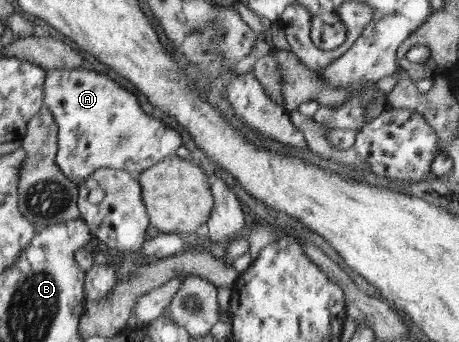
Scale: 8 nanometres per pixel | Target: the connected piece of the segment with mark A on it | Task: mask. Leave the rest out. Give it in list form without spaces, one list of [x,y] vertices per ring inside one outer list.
[[[88,67],[51,69],[49,78],[48,107],[56,116],[59,128],[57,134],[58,152],[57,166],[66,178],[78,186],[90,177],[90,174],[102,168],[124,170],[134,178],[145,173],[147,169],[164,161],[166,156],[174,154],[182,146],[182,138],[170,125],[161,119],[150,116],[133,93],[124,89],[115,80]]]

